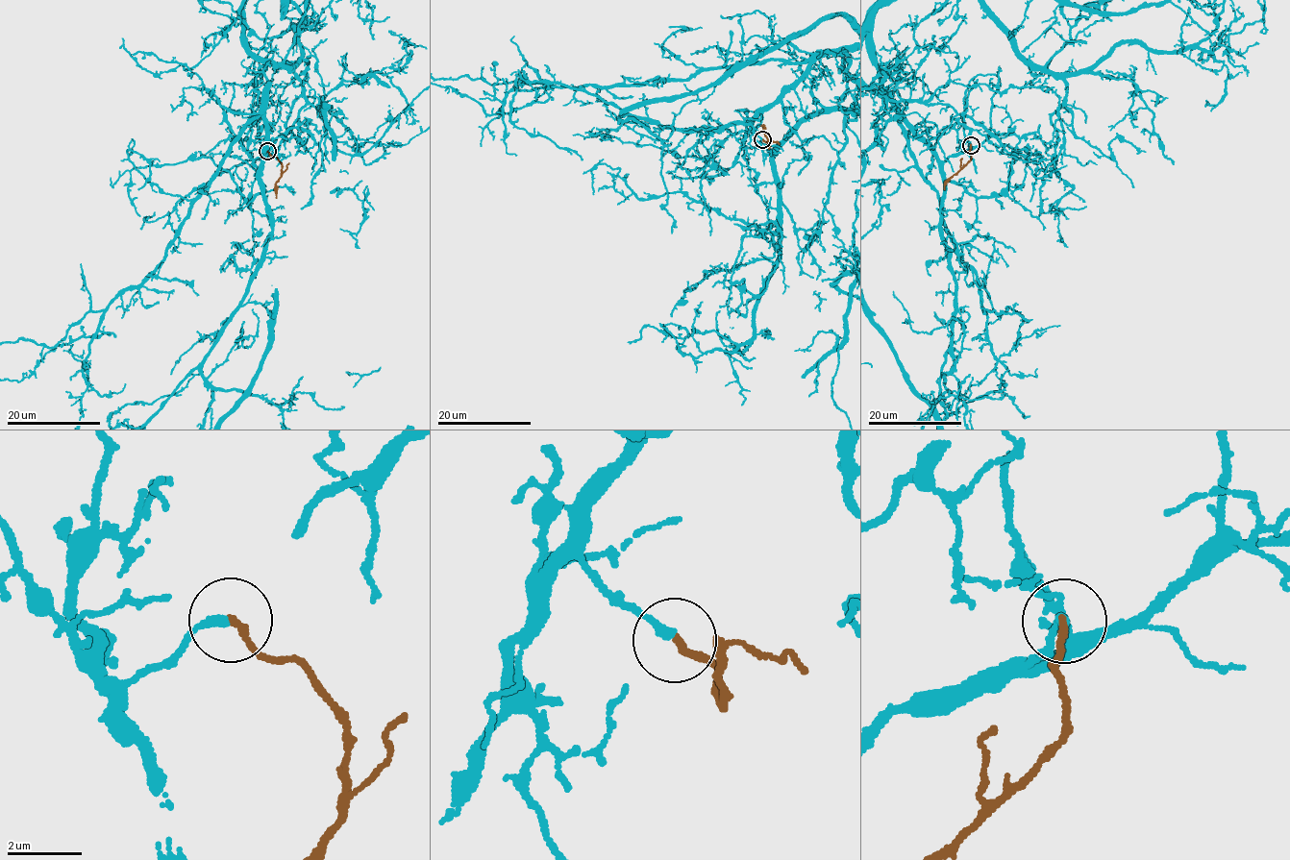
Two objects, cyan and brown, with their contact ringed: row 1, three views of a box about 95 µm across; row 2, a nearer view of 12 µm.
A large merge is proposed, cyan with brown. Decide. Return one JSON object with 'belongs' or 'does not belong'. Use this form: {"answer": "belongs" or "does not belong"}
{"answer": "does not belong"}

